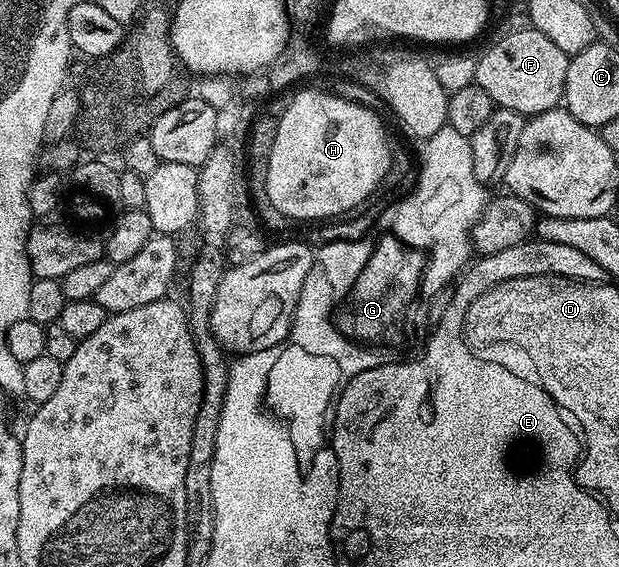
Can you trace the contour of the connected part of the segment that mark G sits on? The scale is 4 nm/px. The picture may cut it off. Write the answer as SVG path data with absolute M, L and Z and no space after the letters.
M387 238L387 242L379 246L379 254L369 256L359 276L359 286L355 286L355 294L347 294L347 310L343 310L343 318L339 318L343 330L347 330L347 334L359 334L359 338L387 338L387 326L395 322L395 314L403 310L403 302L411 298L411 292L420 289L416 274L419 274L419 254L399 250L399 242Z

